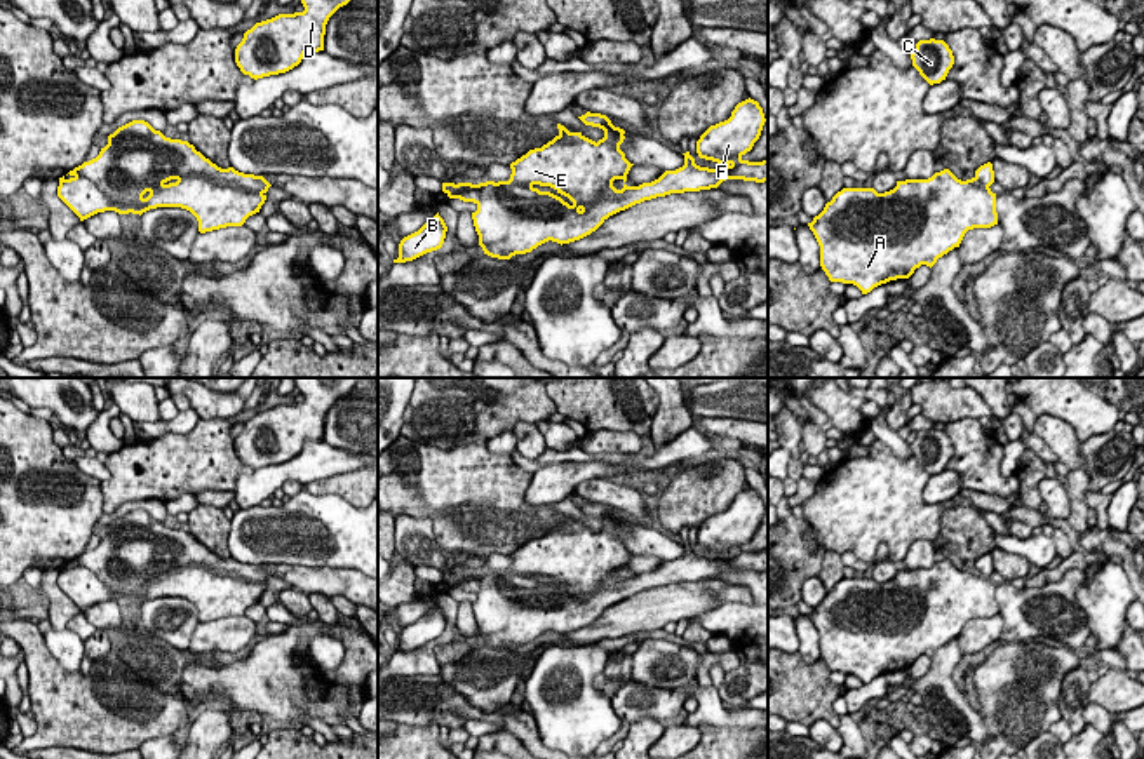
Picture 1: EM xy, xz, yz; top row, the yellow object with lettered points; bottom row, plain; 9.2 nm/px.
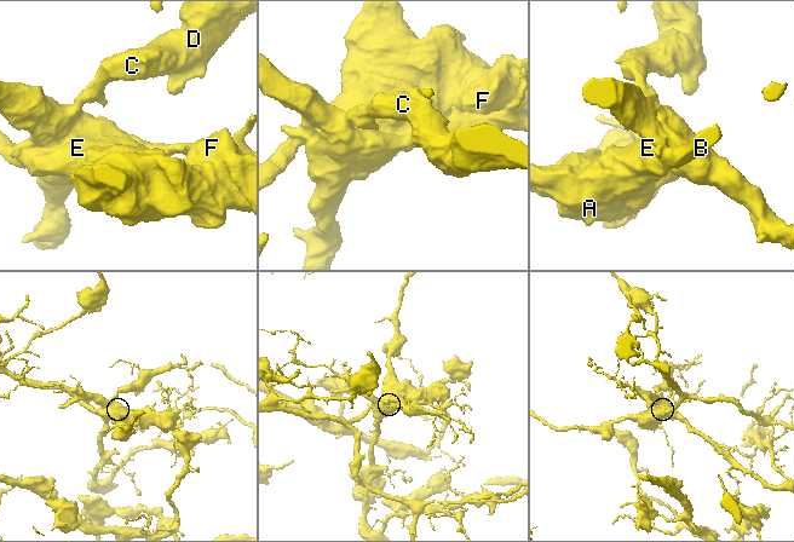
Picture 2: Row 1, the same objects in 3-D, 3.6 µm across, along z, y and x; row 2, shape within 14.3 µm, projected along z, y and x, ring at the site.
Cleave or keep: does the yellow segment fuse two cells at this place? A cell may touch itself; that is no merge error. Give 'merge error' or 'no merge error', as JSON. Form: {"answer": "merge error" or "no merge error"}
{"answer": "merge error"}

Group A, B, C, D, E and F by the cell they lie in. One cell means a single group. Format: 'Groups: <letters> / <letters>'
Groups: A B E F / C D

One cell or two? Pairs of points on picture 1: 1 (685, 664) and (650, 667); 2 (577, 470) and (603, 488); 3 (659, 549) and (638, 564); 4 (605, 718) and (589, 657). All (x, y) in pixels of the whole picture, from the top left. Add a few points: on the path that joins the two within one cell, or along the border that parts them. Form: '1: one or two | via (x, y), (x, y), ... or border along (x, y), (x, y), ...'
1: one | via (676, 665), (659, 665)
2: two | border along (599, 477), (582, 481), (570, 493)
3: two | border along (634, 554), (655, 554), (664, 561)
4: one | via (589, 702), (585, 698), (585, 672)

